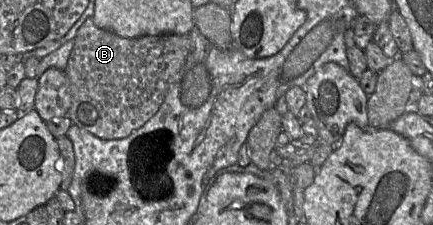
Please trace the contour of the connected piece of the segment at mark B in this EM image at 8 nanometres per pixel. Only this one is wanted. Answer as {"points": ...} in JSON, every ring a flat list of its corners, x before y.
{"points":[[88,18,76,33,65,70,71,91,67,117,104,140,128,137,158,111,186,61,189,48,189,34,124,38,98,28]]}

